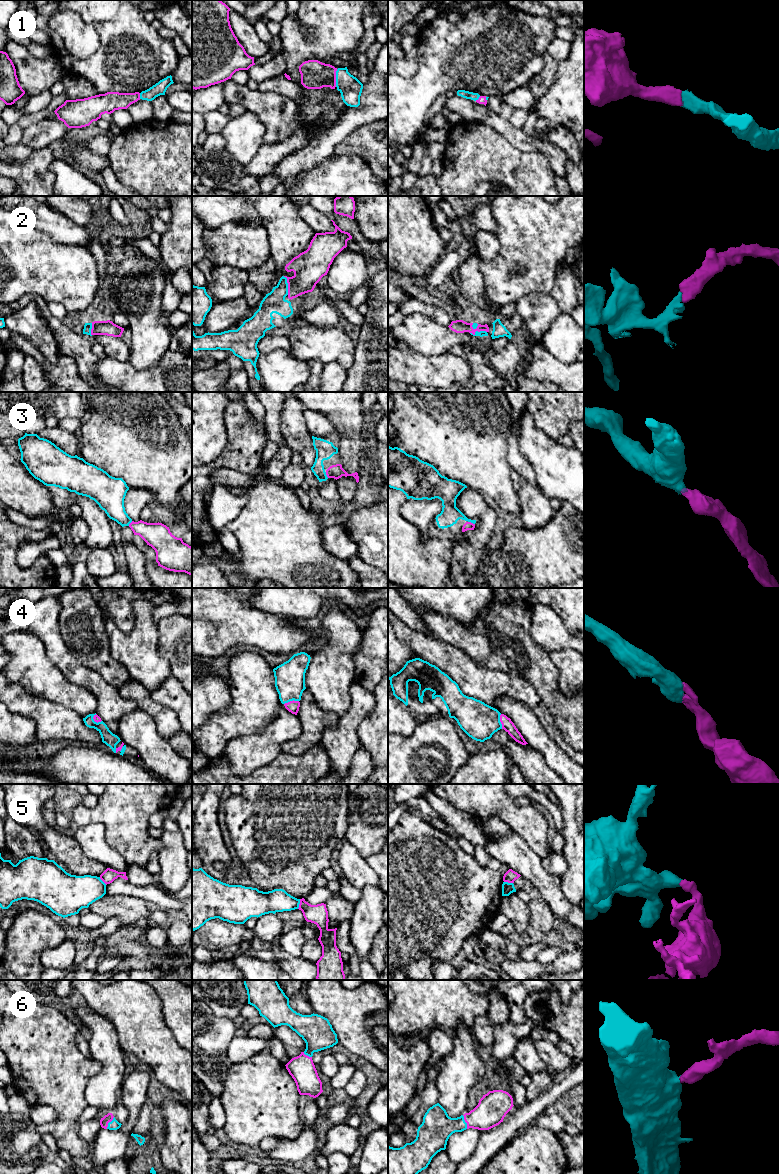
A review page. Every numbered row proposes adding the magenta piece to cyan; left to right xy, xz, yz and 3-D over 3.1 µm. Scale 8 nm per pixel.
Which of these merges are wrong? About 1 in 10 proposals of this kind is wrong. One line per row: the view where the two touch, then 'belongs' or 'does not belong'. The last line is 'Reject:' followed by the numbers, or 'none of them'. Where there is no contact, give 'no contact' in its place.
1: contact in xz; belongs
2: contact in yz; belongs
3: contact in yz; belongs
4: contact in xz; belongs
5: contact in xz; does not belong
6: contact in yz; belongs
Reject: 5

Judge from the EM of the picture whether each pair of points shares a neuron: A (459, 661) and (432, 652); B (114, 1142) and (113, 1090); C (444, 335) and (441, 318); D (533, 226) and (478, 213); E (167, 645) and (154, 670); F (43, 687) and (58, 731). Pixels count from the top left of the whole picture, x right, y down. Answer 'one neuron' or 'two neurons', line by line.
A: one neuron
B: two neurons
C: two neurons
D: two neurons
E: two neurons
F: two neurons

